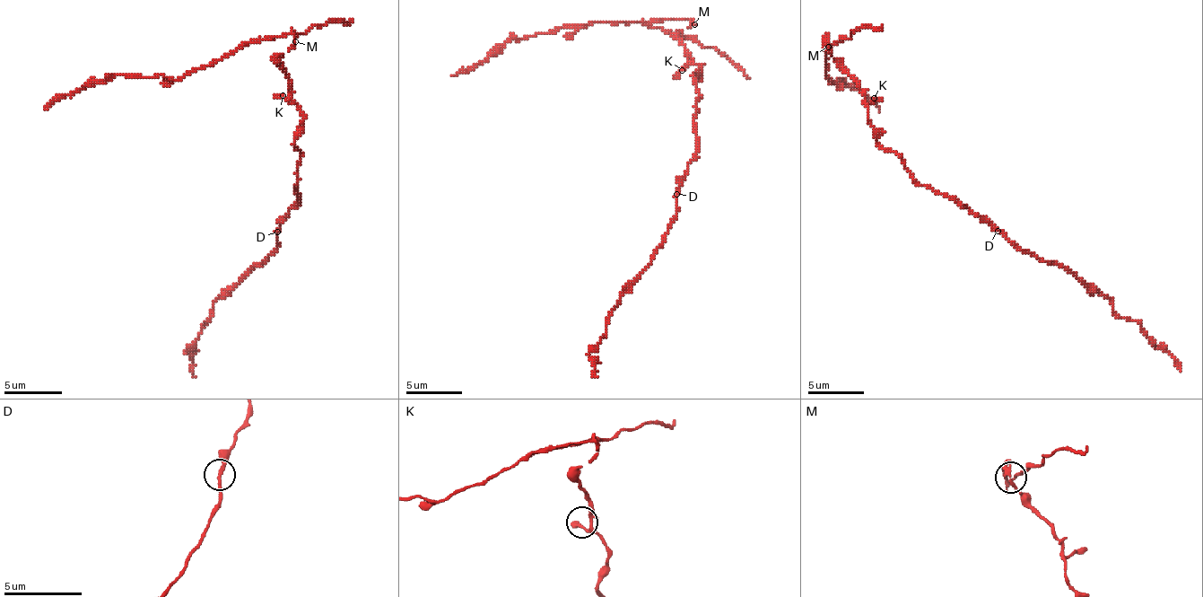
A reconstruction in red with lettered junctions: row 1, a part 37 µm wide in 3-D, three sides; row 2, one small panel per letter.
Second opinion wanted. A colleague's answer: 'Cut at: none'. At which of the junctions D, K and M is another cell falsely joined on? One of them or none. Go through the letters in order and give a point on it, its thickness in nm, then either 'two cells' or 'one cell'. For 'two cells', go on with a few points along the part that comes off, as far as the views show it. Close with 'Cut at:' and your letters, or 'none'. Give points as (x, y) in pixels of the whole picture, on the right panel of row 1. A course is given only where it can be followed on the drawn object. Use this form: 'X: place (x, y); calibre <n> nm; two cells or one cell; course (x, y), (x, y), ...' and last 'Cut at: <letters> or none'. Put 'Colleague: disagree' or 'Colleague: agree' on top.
Colleague: disagree
D: place (998, 231); calibre 200 nm; one cell
K: place (874, 98); calibre 340 nm; one cell
M: place (828, 47); calibre 280 nm; two cells; course (829, 48), (823, 39), (829, 83), (832, 78), (842, 78), (874, 100), (879, 112)
Cut at: M

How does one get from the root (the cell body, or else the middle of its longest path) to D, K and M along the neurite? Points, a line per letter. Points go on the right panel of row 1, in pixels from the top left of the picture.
D: (882, 145), (891, 149), (921, 185), (927, 185), (946, 197), (955, 197), (998, 231)
K: (882, 145), (876, 140), (876, 129), (867, 118), (867, 103), (874, 98)
M: (882, 145), (876, 140), (876, 129), (867, 118), (867, 103), (859, 83), (832, 56), (829, 48)

